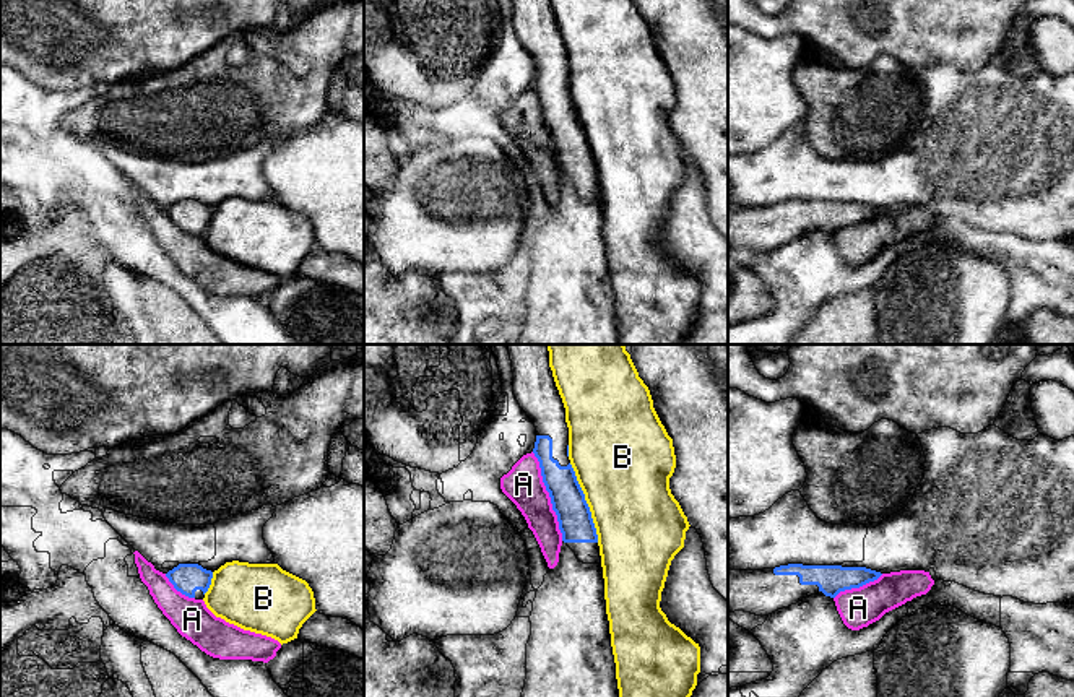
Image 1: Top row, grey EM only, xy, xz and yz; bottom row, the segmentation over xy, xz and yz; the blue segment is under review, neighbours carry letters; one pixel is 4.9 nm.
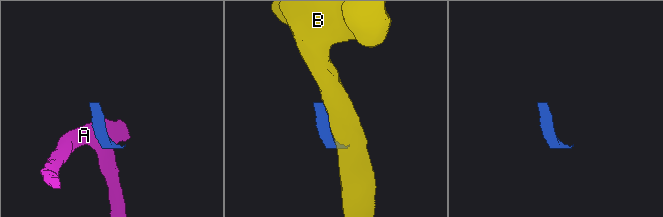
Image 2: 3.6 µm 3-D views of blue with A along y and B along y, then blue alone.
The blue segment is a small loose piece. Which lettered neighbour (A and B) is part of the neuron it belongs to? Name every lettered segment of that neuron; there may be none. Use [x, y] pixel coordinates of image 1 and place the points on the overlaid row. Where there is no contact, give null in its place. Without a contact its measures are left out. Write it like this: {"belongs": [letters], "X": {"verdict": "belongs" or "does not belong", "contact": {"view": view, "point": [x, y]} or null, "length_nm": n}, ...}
{"belongs": [], "A": {"verdict": "does not belong", "contact": {"view": "xz", "point": [549, 496]}, "length_nm": 460}, "B": {"verdict": "does not belong", "contact": {"view": "xz", "point": [585, 502]}, "length_nm": 420}}

